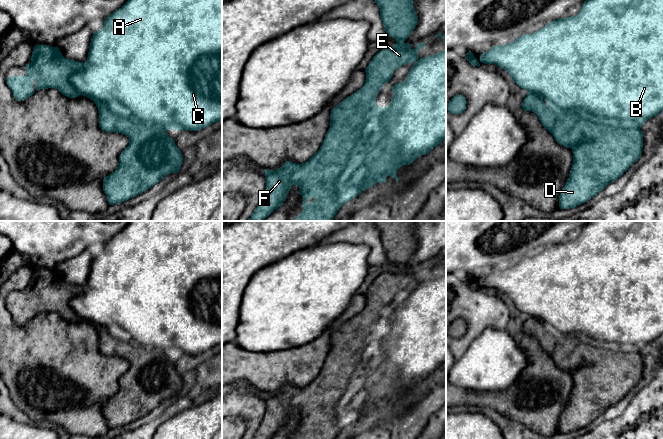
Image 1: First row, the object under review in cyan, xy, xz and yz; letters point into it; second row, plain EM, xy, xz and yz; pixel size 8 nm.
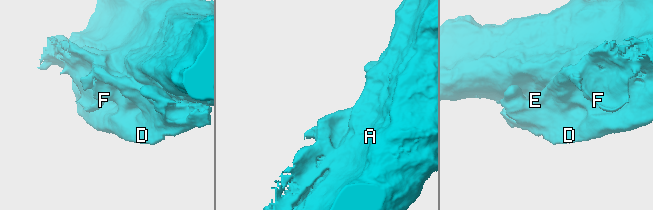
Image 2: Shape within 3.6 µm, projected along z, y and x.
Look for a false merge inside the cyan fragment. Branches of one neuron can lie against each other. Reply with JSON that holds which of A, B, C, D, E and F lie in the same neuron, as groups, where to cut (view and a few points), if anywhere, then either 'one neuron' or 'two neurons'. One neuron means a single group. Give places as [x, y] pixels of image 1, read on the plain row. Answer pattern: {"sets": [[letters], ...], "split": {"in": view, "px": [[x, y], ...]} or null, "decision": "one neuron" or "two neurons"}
{"sets": [["A", "B", "C"], ["D", "E", "F"]], "split": {"in": "xz", "px": [[375, 321], [333, 408], [338, 433]]}, "decision": "two neurons"}

